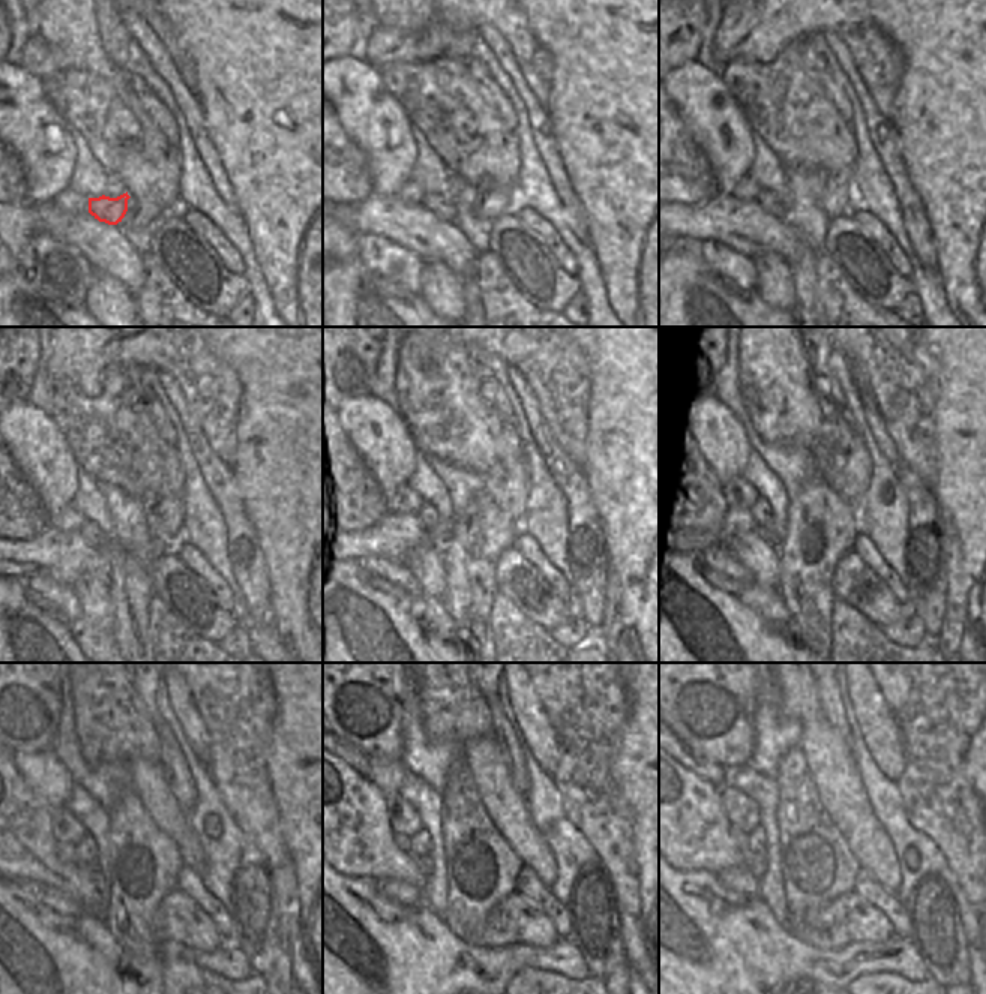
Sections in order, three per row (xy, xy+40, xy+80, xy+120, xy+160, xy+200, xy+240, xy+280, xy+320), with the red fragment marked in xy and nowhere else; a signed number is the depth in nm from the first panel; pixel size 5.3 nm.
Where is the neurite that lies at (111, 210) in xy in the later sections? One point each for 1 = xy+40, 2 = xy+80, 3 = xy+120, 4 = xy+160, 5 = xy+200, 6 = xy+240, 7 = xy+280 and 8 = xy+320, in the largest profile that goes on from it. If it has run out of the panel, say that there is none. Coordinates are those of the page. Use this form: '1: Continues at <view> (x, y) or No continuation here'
1: Continues at xy+40 (444, 209)
2: Continues at xy+80 (767, 200)
3: Continues at xy+120 (92, 534)
4: Continues at xy+160 (426, 514)
5: Continues at xy+200 (761, 511)
6: Continues at xy+240 (86, 849)
7: Continues at xy+280 (420, 843)
8: Continues at xy+320 (755, 846).

